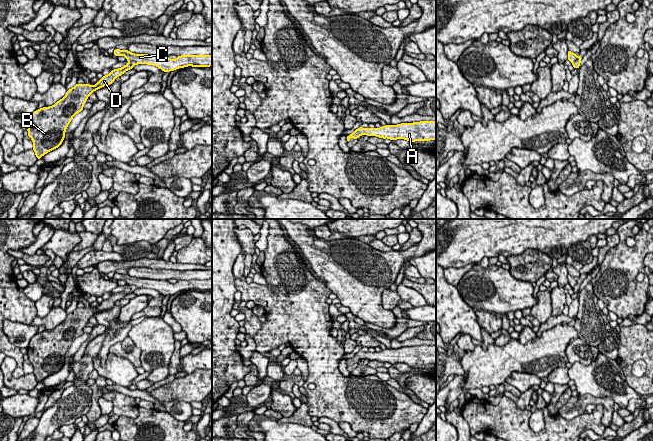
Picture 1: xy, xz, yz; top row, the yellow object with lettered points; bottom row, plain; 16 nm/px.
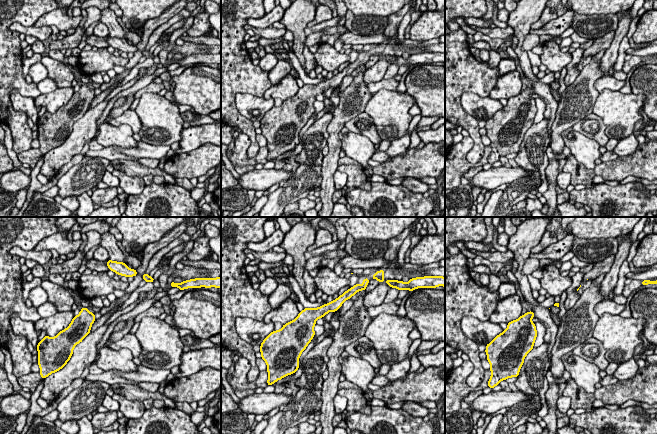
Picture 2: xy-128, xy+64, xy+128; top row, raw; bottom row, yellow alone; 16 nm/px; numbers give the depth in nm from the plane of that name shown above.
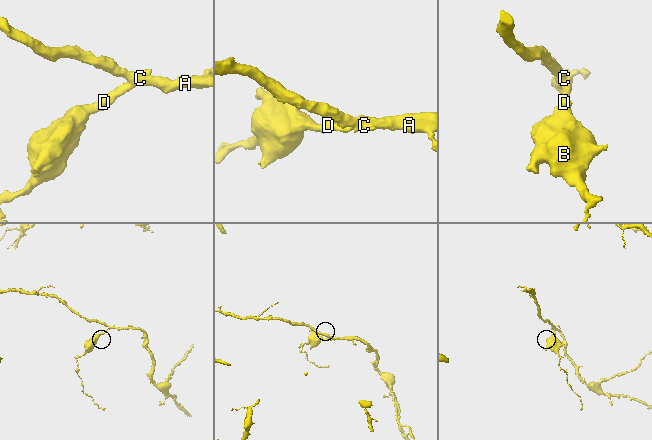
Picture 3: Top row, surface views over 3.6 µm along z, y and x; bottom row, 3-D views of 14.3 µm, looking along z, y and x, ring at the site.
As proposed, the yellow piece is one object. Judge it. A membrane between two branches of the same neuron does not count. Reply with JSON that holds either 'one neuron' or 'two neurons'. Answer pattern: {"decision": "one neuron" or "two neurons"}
{"decision": "one neuron"}

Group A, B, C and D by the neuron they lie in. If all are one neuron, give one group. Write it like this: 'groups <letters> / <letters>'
groups A B C D

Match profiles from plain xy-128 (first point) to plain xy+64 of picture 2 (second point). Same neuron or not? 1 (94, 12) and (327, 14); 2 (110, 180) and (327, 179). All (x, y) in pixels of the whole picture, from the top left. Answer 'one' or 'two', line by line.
1: one
2: two

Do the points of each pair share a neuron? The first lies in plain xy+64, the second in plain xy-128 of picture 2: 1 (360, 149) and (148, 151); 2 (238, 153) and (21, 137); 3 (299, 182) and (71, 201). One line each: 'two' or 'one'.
1: two
2: two
3: two

